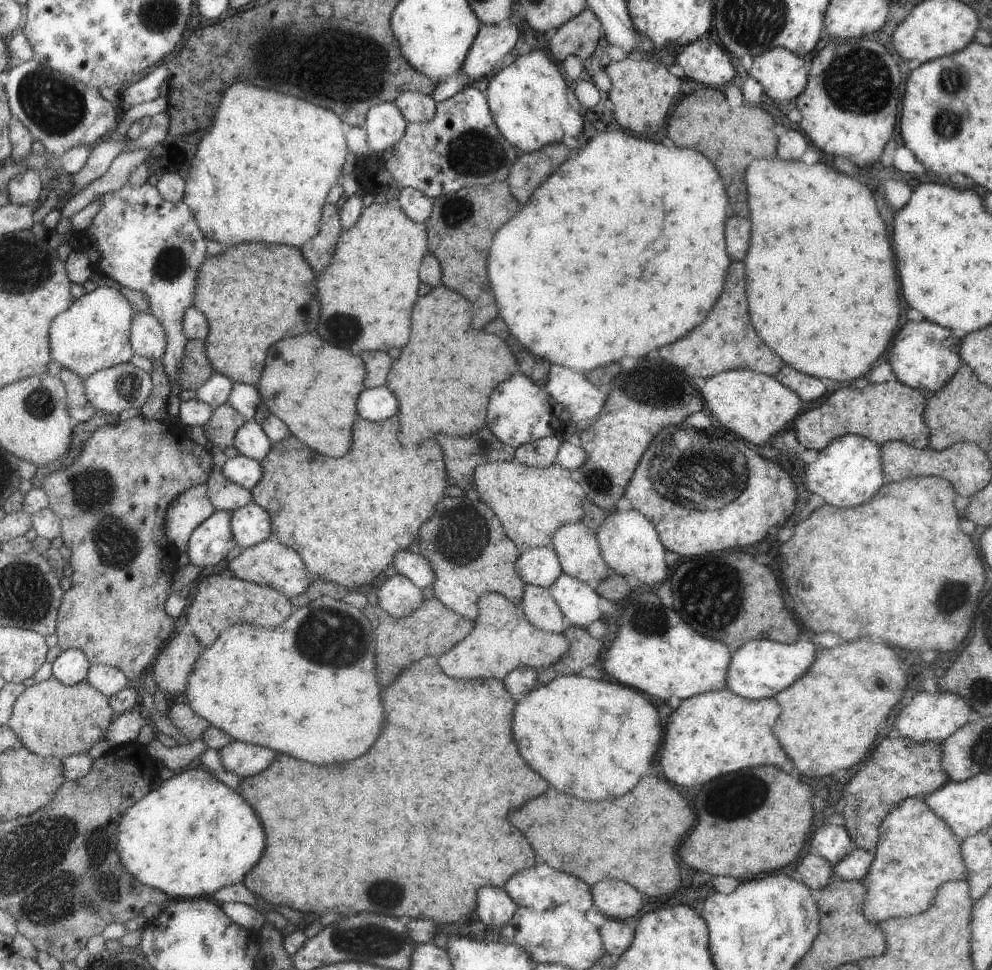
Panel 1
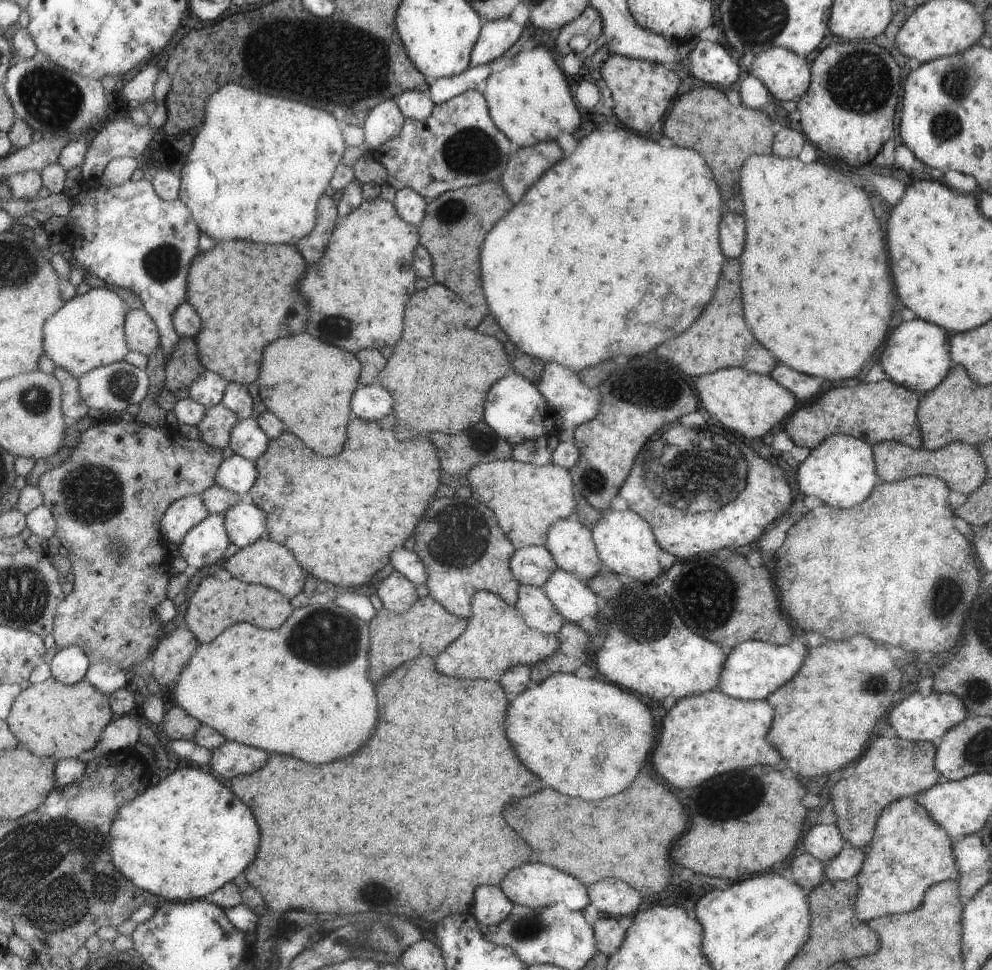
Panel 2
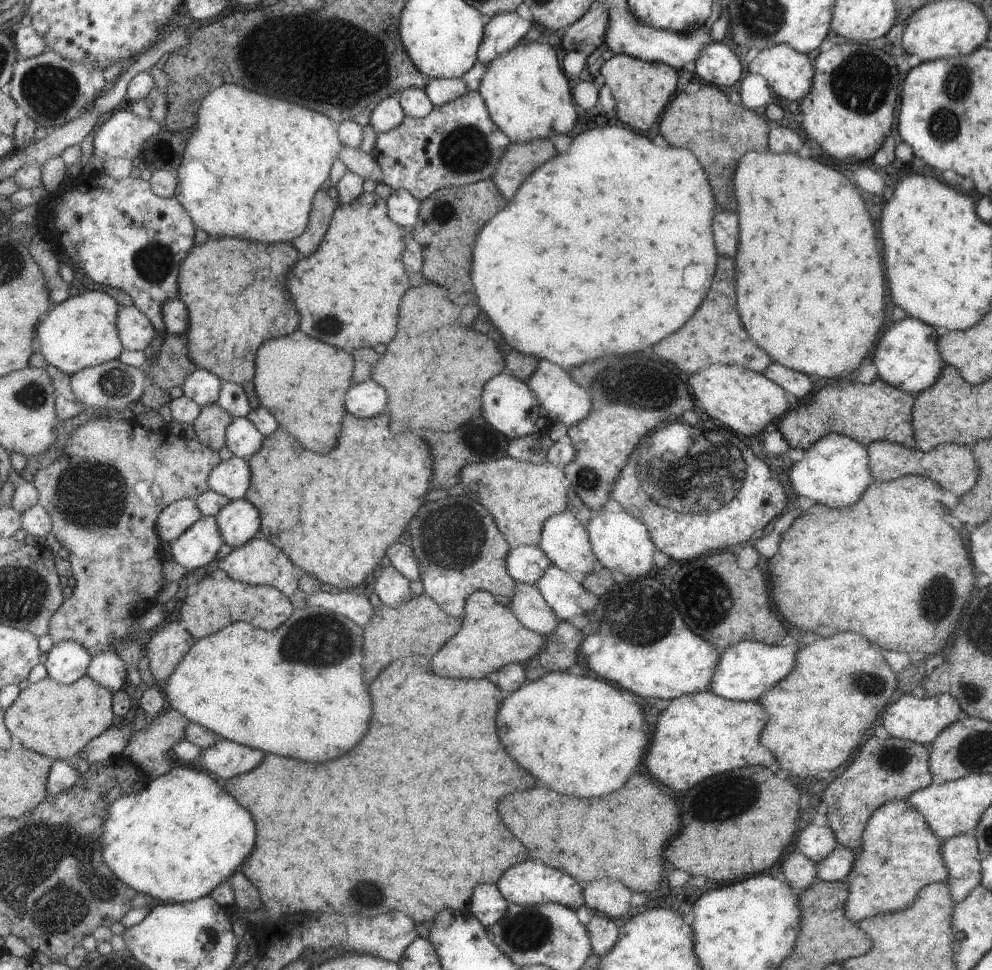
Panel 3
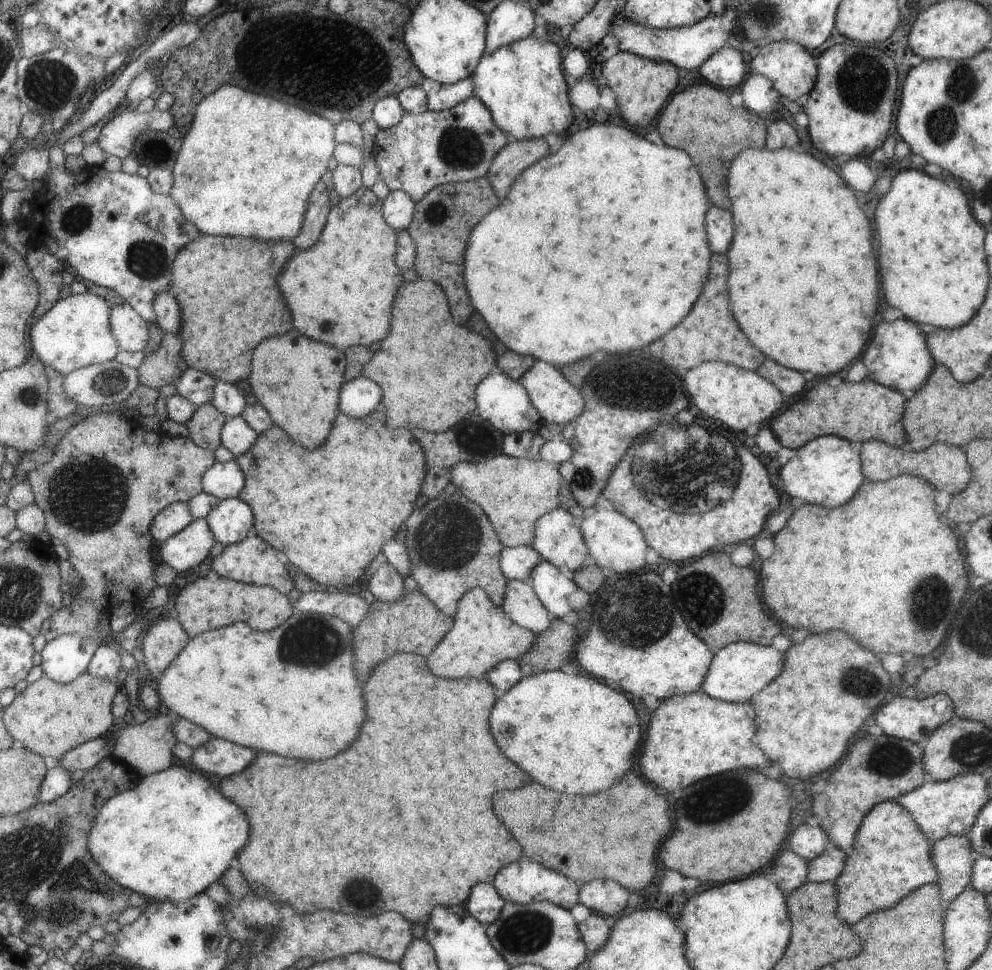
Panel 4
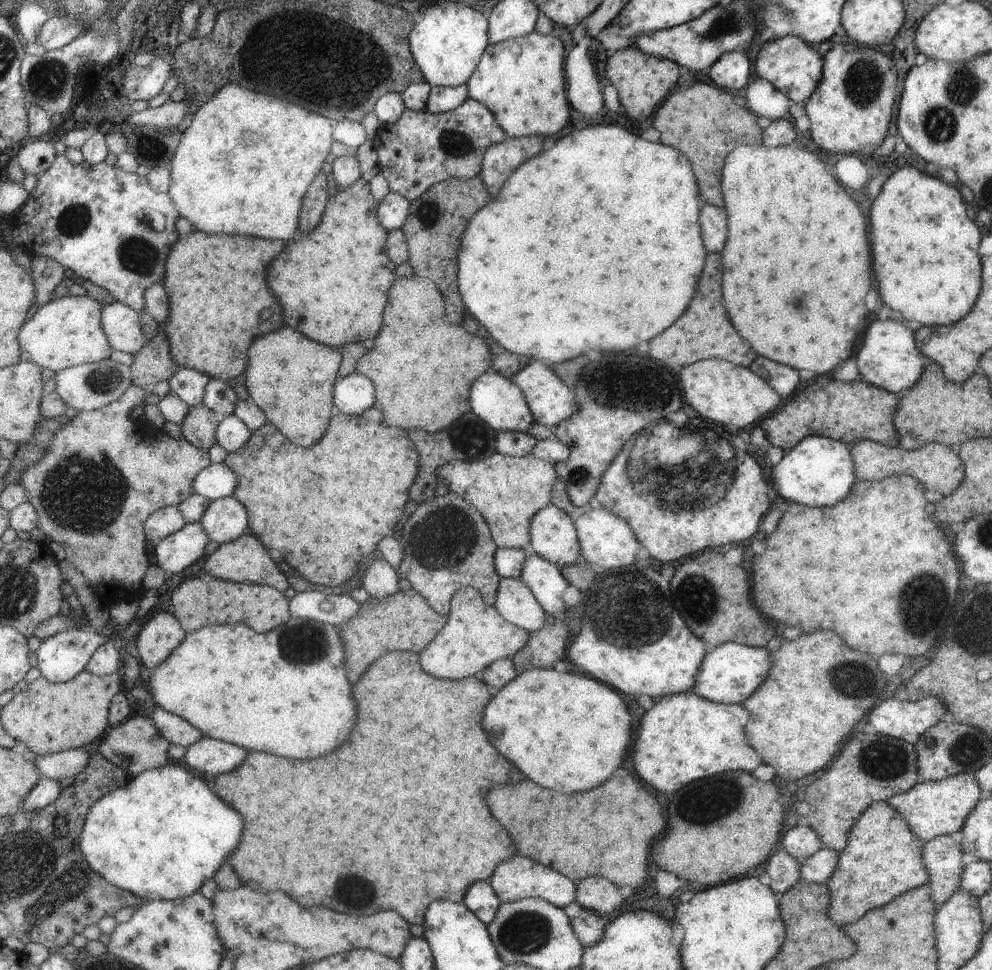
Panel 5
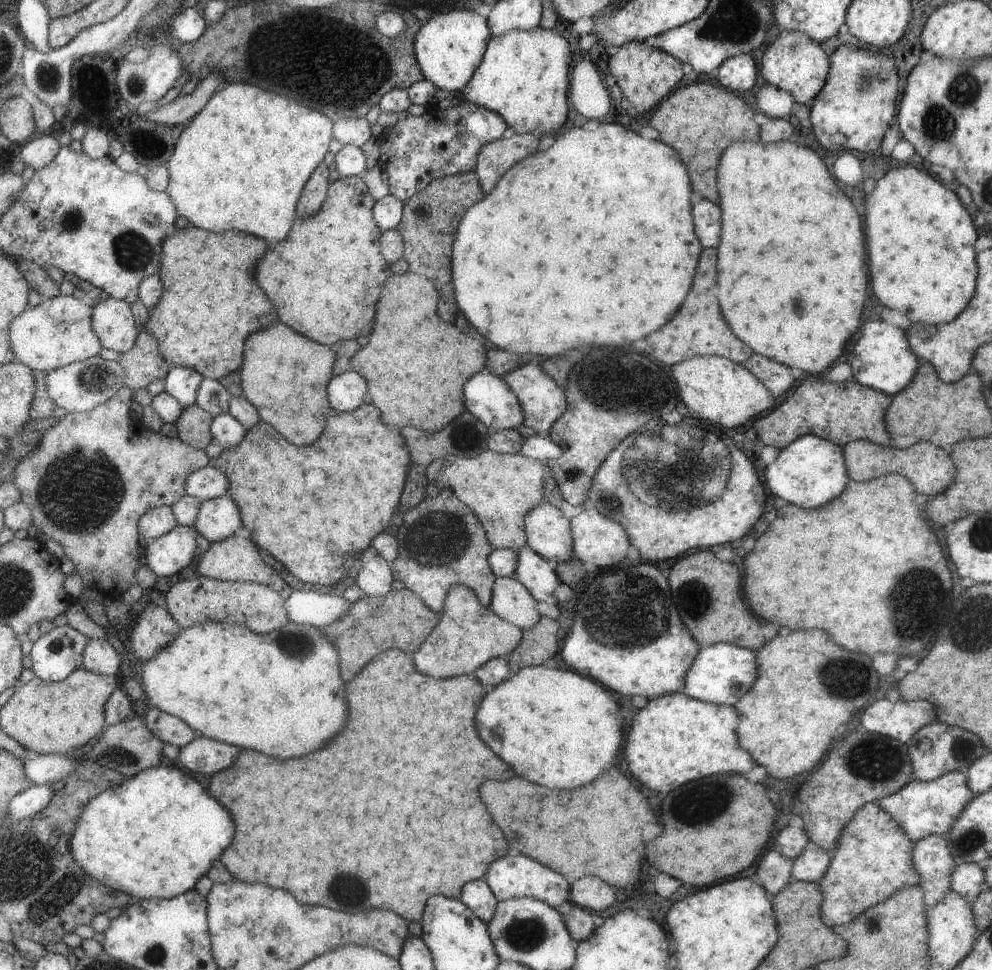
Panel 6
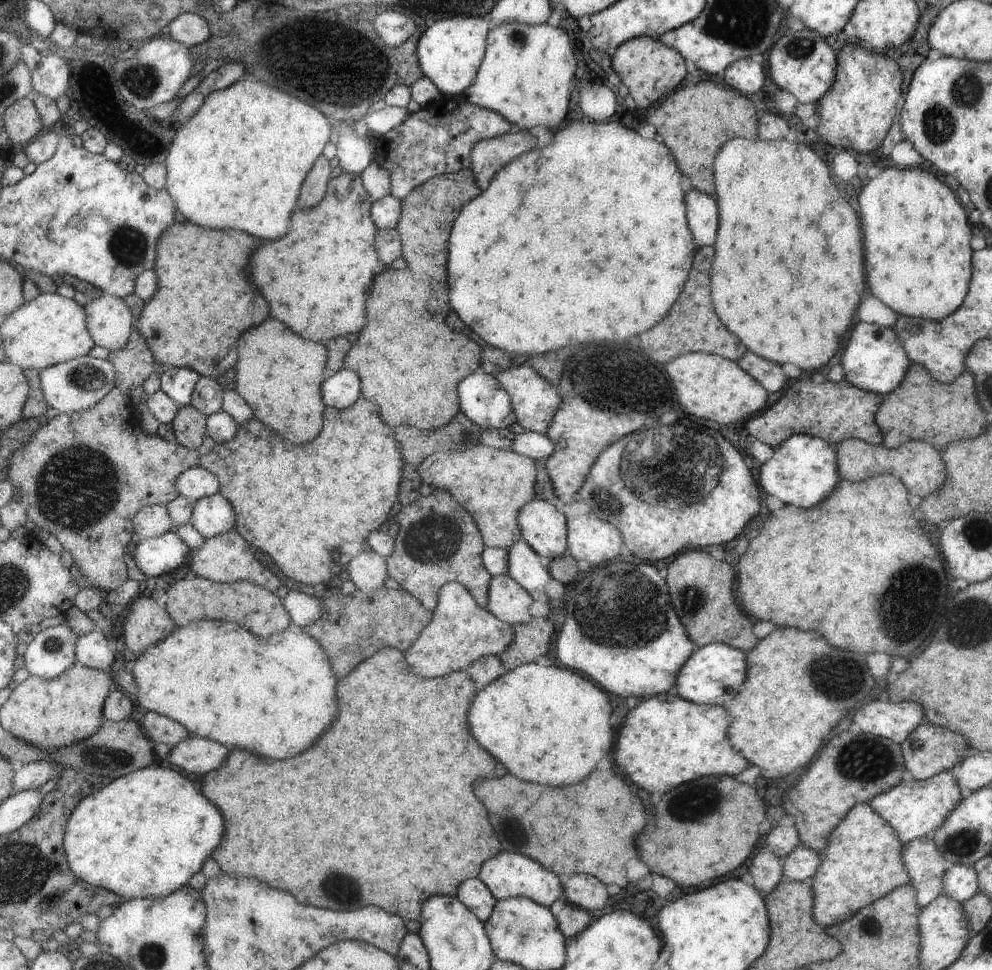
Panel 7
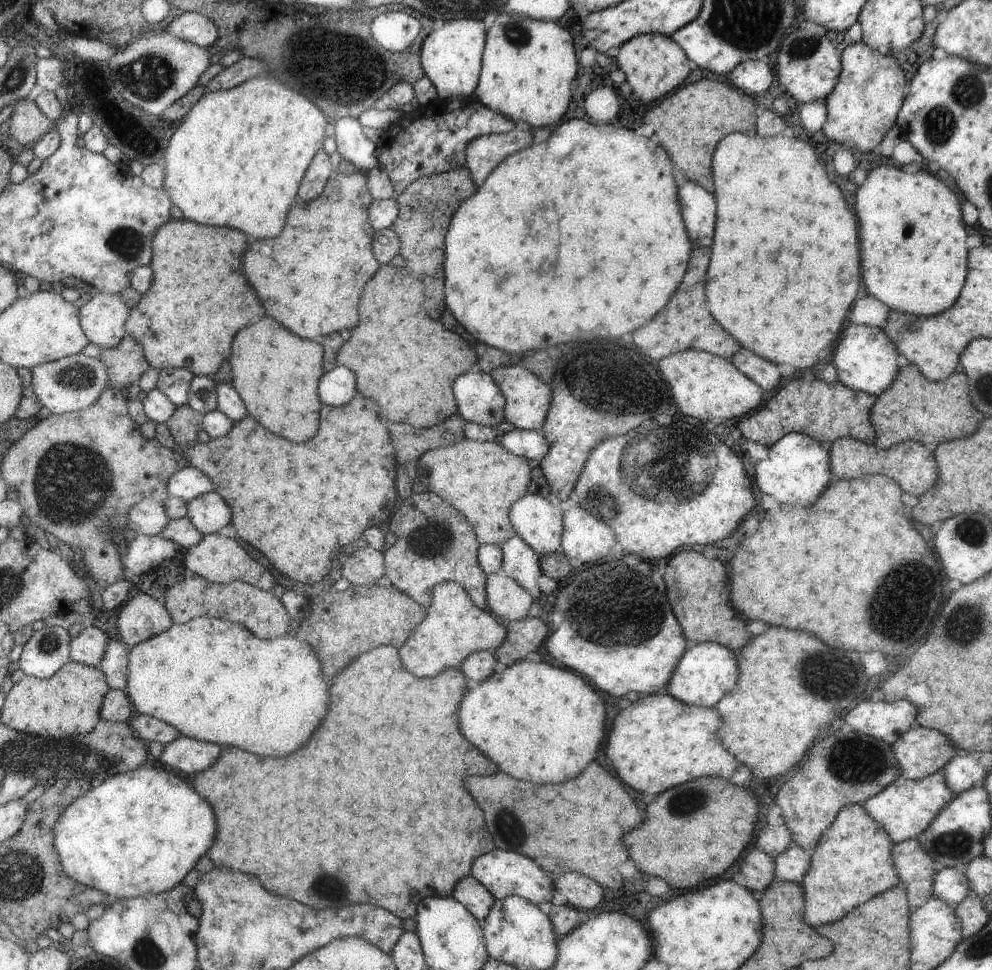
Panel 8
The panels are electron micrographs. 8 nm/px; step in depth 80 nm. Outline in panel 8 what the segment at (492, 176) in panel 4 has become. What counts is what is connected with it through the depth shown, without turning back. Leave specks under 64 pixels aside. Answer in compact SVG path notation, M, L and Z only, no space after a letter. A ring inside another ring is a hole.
M513 129L508 133L493 133L474 138L467 147L466 166L472 172L473 180L481 188L489 175L504 162L508 156L521 148L529 148L529 131Z

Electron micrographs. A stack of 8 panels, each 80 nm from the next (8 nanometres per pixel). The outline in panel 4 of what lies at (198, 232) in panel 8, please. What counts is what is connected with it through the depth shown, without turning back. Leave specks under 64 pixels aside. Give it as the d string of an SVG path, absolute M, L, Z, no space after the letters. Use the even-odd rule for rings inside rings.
M205 234L183 248L174 264L175 280L171 284L171 292L183 308L182 325L177 334L184 344L182 357L190 367L228 383L249 380L253 350L257 344L269 336L293 330L291 310L277 284L277 276L283 272L283 266L293 258L293 254L297 254L297 250L291 242L261 242L253 238L247 240Z

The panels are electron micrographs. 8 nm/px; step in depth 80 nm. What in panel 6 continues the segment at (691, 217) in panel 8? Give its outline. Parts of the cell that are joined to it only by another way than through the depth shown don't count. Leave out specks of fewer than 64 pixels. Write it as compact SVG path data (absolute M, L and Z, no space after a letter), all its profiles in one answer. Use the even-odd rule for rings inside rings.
M699 197L692 198L691 214L695 234L703 248L717 248L719 244L719 204Z

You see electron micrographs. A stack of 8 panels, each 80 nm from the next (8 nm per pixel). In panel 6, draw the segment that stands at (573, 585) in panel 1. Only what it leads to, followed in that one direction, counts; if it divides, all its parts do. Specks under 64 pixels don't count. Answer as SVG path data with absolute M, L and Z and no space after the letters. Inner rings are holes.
M527 544L518 552L518 565L514 576L529 589L538 602L557 606L559 601L553 595L553 590L560 580L555 574L555 567L556 562L539 556Z

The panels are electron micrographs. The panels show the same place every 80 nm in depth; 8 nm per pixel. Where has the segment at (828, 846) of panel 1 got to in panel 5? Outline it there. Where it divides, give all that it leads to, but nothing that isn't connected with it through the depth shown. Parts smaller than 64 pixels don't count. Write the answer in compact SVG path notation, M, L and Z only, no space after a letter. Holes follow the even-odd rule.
M794 826L784 834L785 838L780 840L779 850L786 852L793 858L802 861L813 855L822 847L822 842L809 826Z

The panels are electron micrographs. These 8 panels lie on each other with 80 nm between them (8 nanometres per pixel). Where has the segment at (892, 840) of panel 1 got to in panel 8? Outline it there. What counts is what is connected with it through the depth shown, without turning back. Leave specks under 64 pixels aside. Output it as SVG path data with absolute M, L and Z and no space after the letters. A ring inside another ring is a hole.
M860 804L845 806L810 851L810 863L801 879L804 920L809 926L835 922L852 908L880 895L900 882L892 863L892 839Z

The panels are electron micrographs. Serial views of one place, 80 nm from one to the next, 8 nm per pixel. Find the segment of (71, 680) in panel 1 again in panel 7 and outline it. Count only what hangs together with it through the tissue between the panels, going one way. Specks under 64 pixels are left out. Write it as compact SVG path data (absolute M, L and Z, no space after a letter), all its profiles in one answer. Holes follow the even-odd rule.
M64 623L45 628L27 646L25 668L30 675L43 679L57 679L76 662L76 649L80 637Z

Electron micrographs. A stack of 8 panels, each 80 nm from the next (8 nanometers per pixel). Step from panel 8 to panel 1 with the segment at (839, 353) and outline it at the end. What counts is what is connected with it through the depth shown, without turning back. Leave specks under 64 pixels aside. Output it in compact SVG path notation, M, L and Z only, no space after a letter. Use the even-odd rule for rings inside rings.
M925 318L921 321L907 320L893 339L892 347L889 349L889 364L899 382L924 392L935 392L943 387L962 365L959 348L959 338L951 334L951 329L947 330L944 326ZM947 336L949 336L949 342L947 342Z

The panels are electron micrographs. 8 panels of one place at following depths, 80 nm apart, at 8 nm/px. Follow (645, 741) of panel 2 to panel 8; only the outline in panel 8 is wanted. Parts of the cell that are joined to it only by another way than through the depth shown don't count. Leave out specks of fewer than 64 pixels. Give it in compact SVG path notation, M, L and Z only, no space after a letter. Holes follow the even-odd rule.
M519 660L505 672L493 672L487 680L474 684L477 688L469 690L461 704L461 728L477 748L511 776L533 784L559 784L577 776L597 756L605 728L605 706L581 676L545 662Z

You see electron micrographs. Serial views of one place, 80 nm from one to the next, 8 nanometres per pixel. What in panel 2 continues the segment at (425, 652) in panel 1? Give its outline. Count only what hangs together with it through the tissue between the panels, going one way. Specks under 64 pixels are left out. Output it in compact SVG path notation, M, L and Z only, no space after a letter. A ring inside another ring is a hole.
M431 596L421 597L406 613L399 614L384 606L378 610L370 622L371 647L371 676L373 682L379 682L389 672L405 661L420 656L433 657L441 654L450 644L467 630L470 620L455 616Z

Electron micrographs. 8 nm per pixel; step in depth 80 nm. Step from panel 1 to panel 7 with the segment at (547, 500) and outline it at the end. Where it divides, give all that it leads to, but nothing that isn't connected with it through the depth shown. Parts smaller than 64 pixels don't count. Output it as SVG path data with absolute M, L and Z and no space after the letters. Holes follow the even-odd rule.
M479 442L458 450L441 450L427 456L421 464L421 478L424 484L437 490L449 492L462 508L465 508L479 526L486 547L511 548L523 539L519 521L519 510L533 498L533 482L535 482L535 466L533 460L511 449L497 449Z

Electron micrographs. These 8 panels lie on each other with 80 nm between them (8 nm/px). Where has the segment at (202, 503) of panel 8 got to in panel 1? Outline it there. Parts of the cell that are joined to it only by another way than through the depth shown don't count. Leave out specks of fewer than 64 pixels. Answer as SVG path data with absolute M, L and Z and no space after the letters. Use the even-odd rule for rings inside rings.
M251 502L233 512L232 529L243 549L255 546L273 532L271 516L260 504Z

